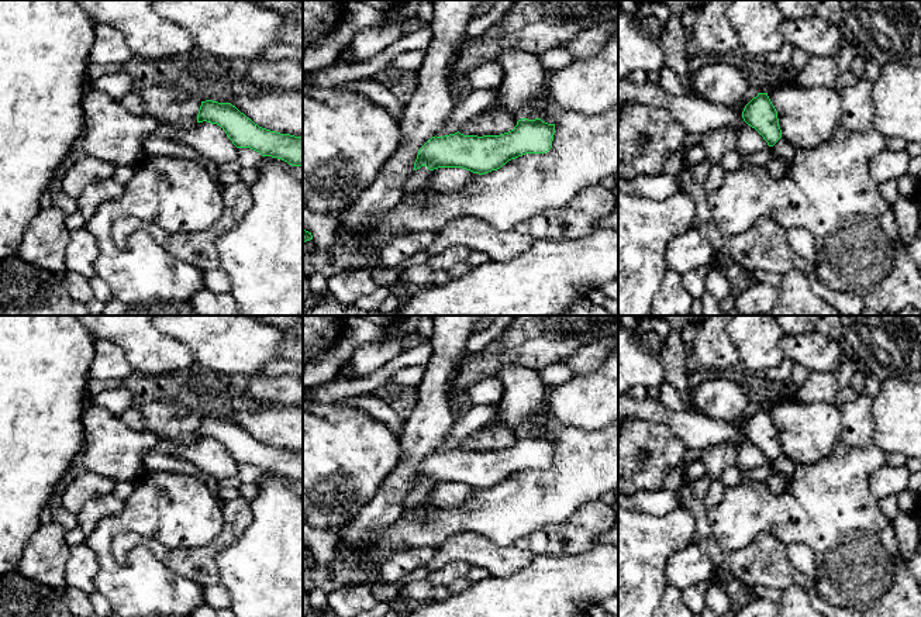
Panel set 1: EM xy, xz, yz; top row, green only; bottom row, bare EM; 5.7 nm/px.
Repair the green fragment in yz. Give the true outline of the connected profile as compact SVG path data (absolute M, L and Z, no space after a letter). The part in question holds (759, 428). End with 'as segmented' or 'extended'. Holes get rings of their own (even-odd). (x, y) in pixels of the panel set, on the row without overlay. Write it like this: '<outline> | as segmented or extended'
M758 409L745 421L742 434L763 452L769 462L773 462L782 454L777 427L768 409Z | as segmented

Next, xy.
M201 417L197 438L220 441L237 463L251 463L292 482L303 482L303 452L259 442L231 418Z | as segmented

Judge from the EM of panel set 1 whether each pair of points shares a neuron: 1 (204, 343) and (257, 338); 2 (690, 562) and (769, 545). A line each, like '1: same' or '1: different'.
1: same
2: different

